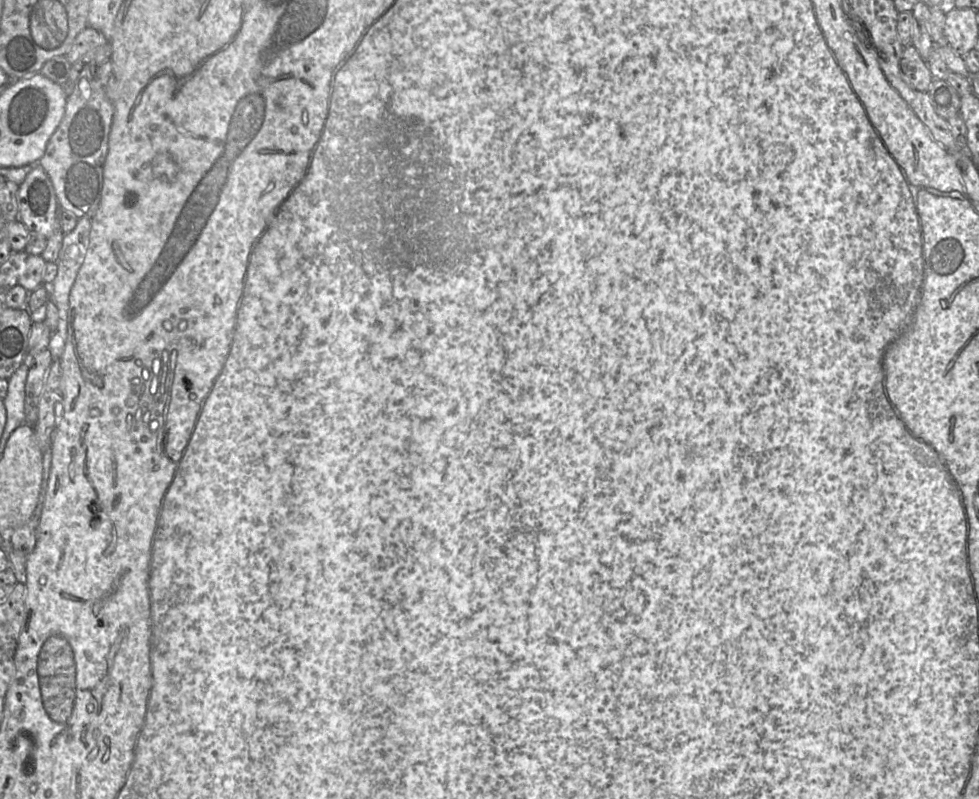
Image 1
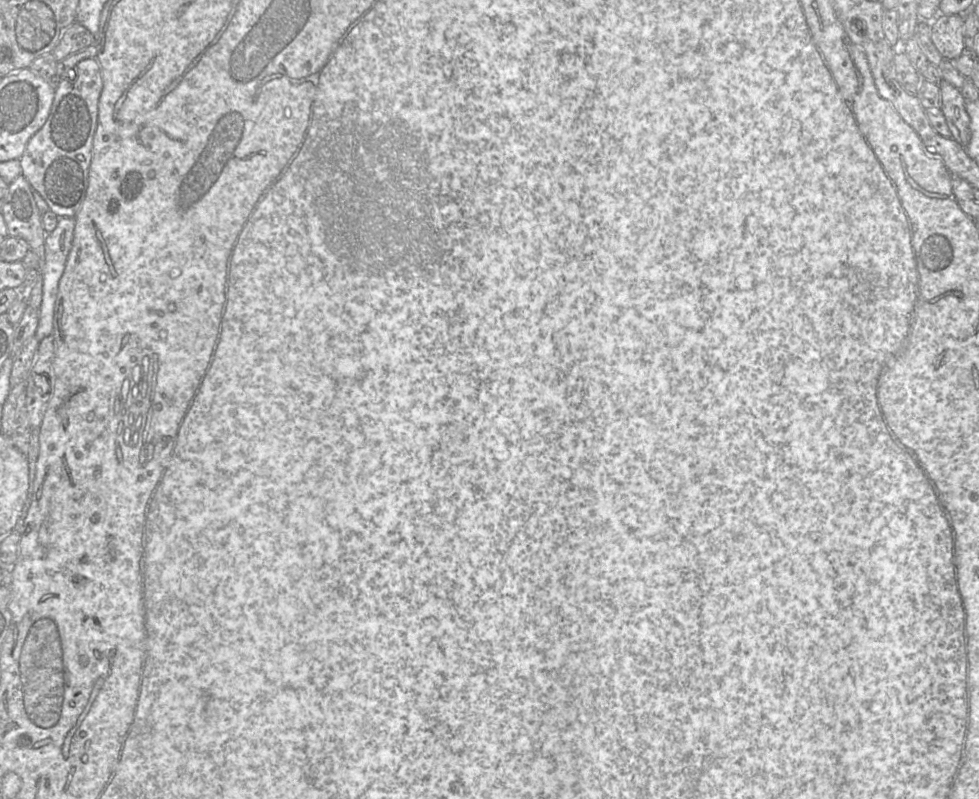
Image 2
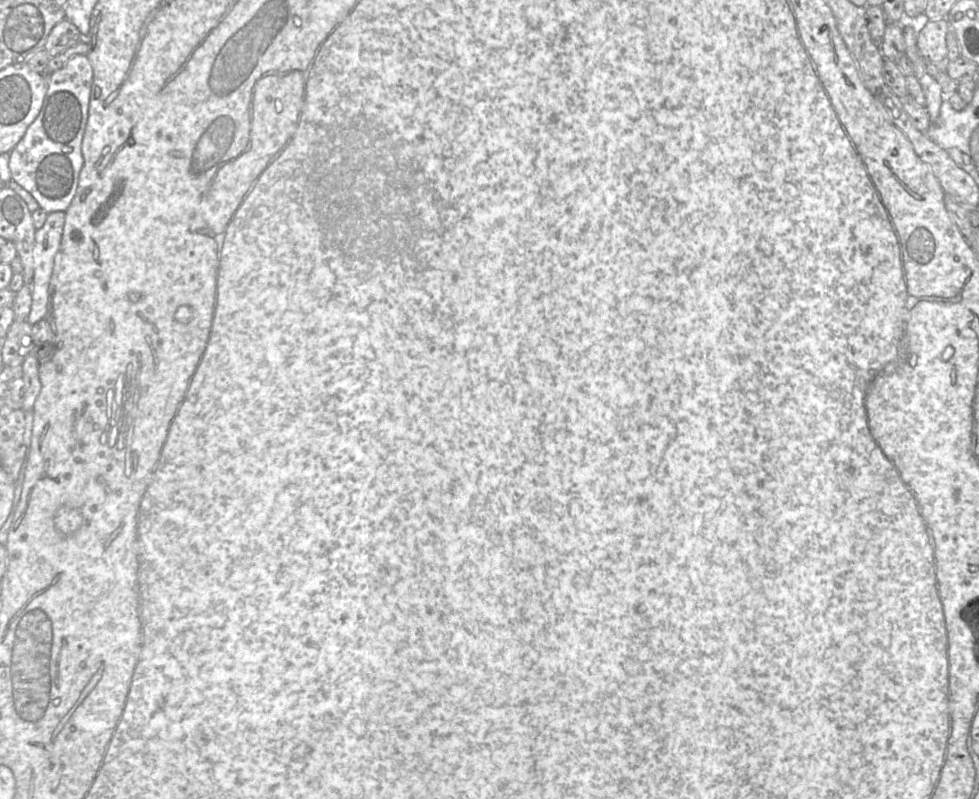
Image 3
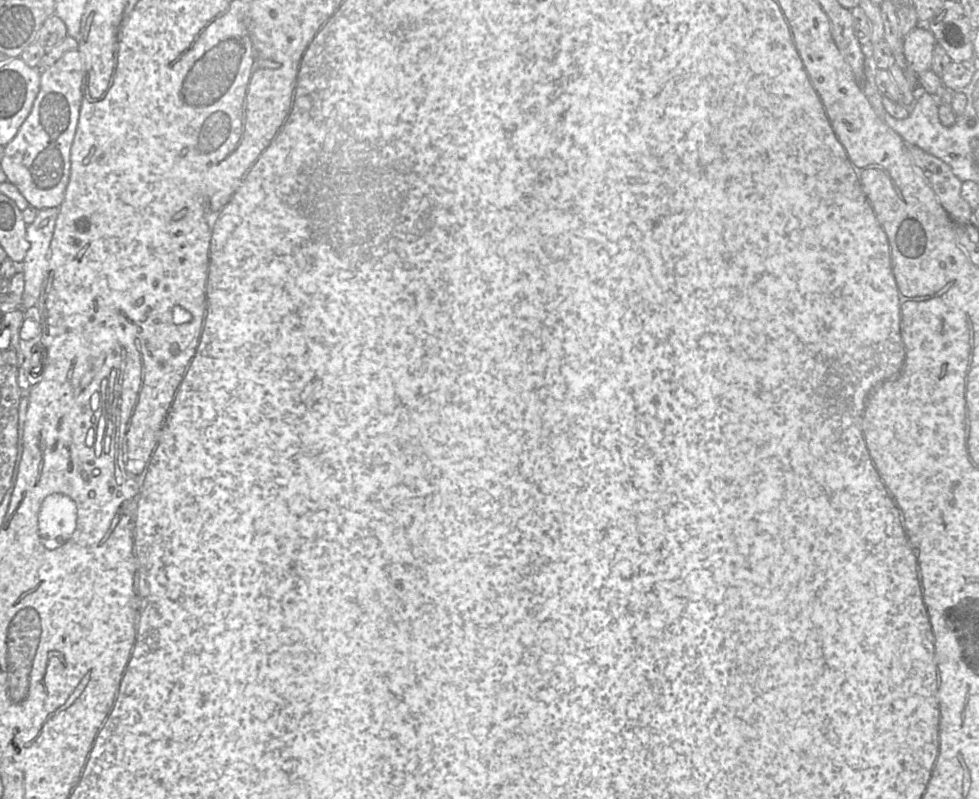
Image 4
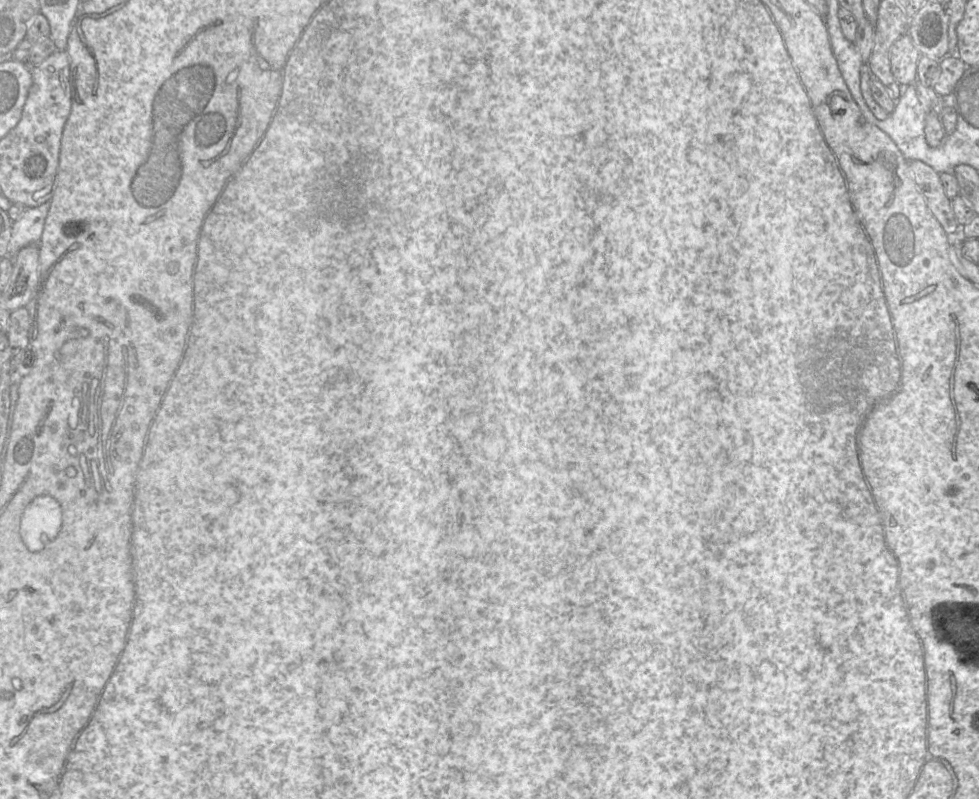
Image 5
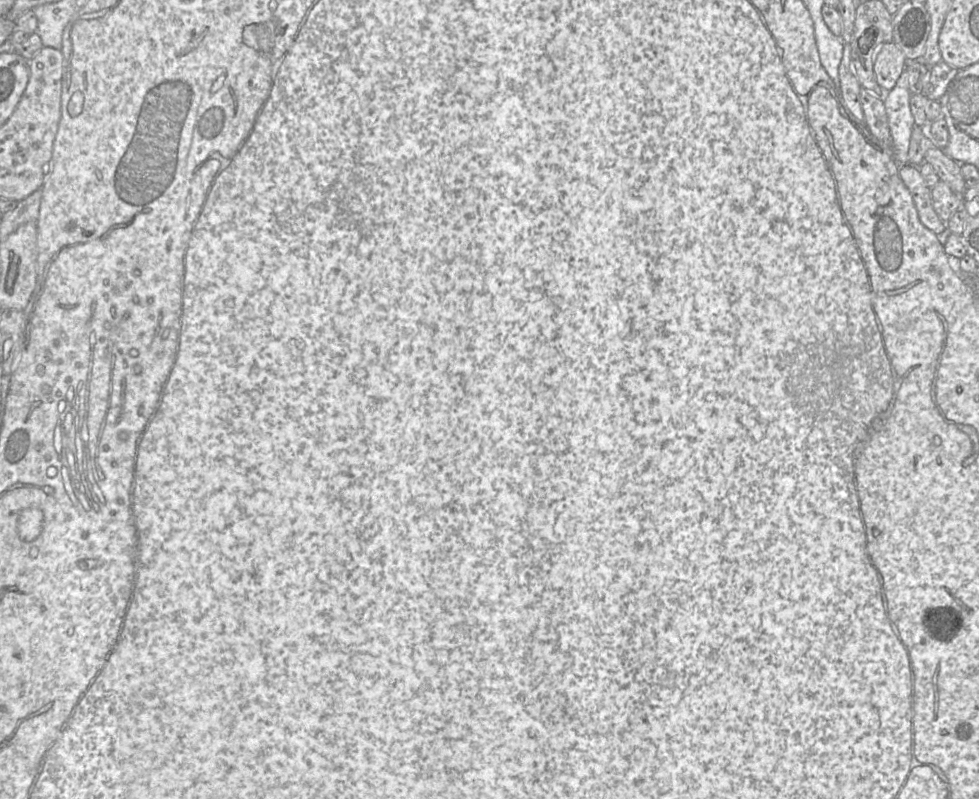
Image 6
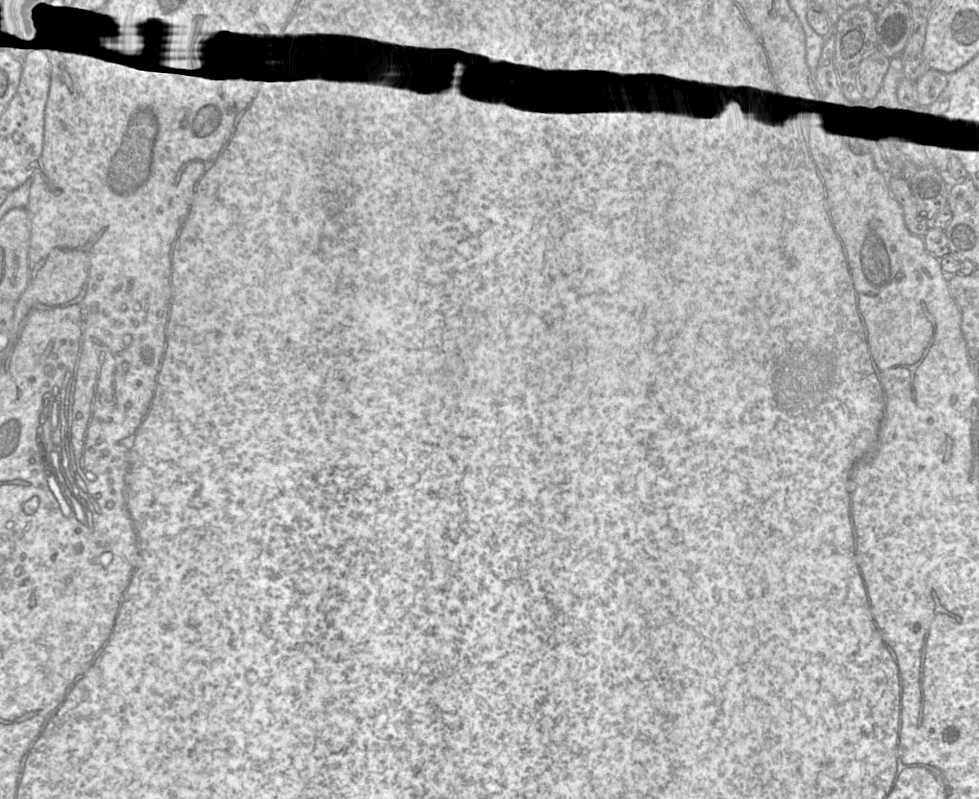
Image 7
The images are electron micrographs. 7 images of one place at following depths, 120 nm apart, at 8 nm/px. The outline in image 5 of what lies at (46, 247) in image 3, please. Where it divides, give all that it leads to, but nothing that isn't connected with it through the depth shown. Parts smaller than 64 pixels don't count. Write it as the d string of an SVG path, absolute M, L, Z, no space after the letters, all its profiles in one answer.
M50 202L26 208L23 215L13 222L8 255L5 257L12 258L21 248L39 244L49 208Z

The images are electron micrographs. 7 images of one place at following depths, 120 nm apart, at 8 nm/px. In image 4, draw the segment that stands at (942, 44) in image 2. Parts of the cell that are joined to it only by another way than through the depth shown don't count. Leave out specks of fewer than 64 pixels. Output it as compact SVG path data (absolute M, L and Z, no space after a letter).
M923 27L915 28L904 38L904 56L916 74L931 68L935 45L933 34Z

